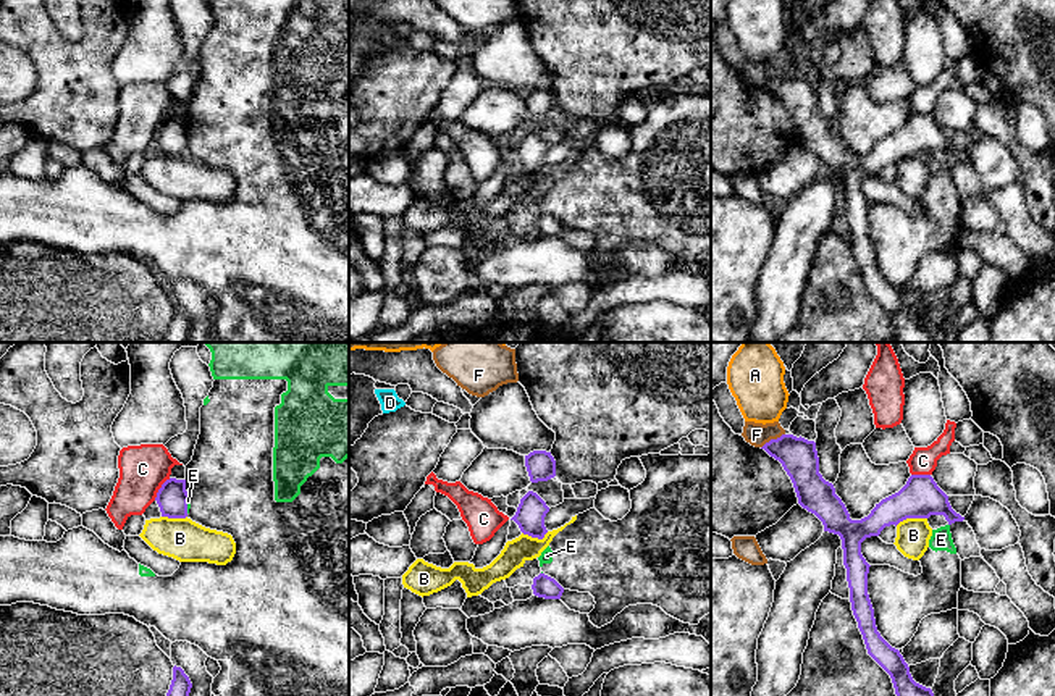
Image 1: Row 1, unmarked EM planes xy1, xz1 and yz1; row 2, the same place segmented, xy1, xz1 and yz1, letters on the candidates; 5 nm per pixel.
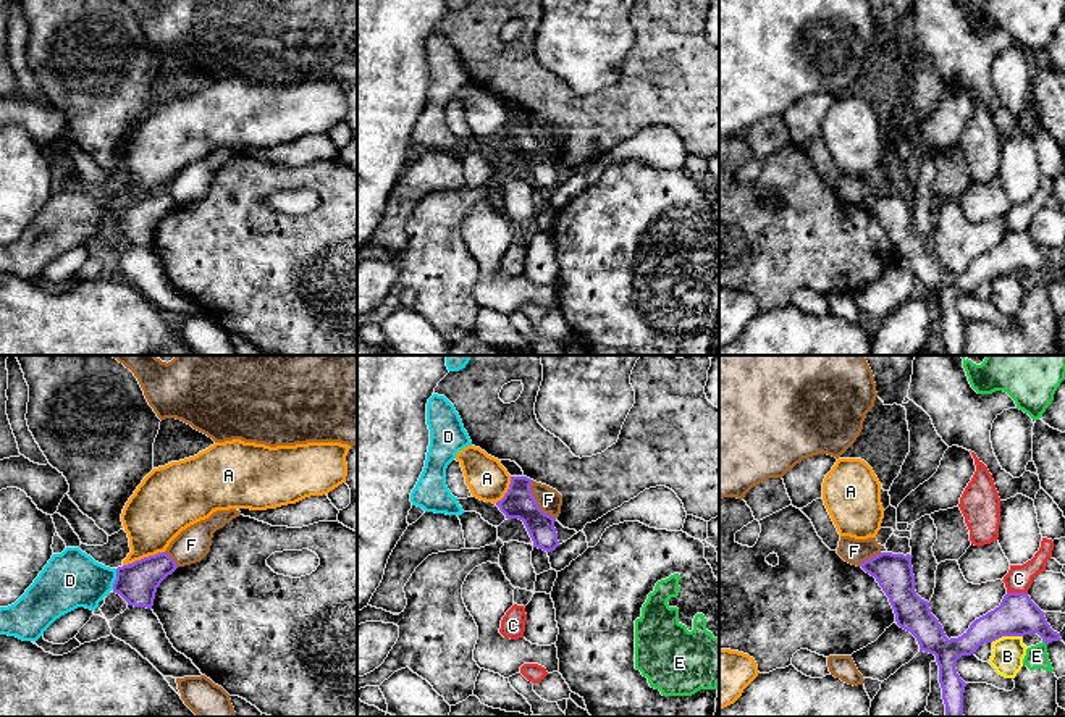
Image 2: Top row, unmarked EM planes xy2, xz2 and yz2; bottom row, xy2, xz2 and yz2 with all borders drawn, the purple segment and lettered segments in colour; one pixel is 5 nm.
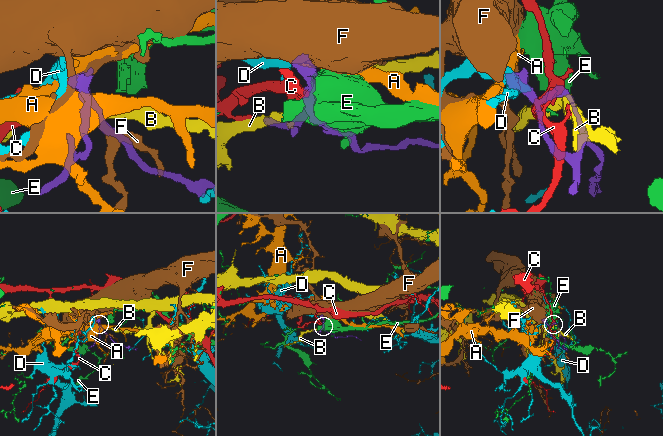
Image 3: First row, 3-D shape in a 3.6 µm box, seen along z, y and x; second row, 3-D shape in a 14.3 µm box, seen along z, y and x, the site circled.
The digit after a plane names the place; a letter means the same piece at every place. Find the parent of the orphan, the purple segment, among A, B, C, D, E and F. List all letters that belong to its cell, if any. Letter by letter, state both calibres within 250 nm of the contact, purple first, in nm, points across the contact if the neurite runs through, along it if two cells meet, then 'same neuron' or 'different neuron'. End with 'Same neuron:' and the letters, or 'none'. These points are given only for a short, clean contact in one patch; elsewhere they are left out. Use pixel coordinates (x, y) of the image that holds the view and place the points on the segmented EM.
A: calibres 200 and 300 nm; border xy2 (164, 551), (123, 566); different neuron
B: calibres 200 and 170 nm; border yz1 (926, 517), (907, 517), (895, 525); different neuron
C: calibres 160 and 240 nm; border xy1 (170, 478), (162, 485), (154, 499); different neuron
D: calibres 200 and 280 nm; way xy2 (136, 583), (117, 578), (70, 580); same neuron
E: calibres 200 and 110 nm; border yz2 (1043, 640), (1046, 645); different neuron
F: calibres 160 and 120 nm; border xz2 (530, 480), (530, 493), (535, 503), (555, 519); different neuron
Same neuron: D

